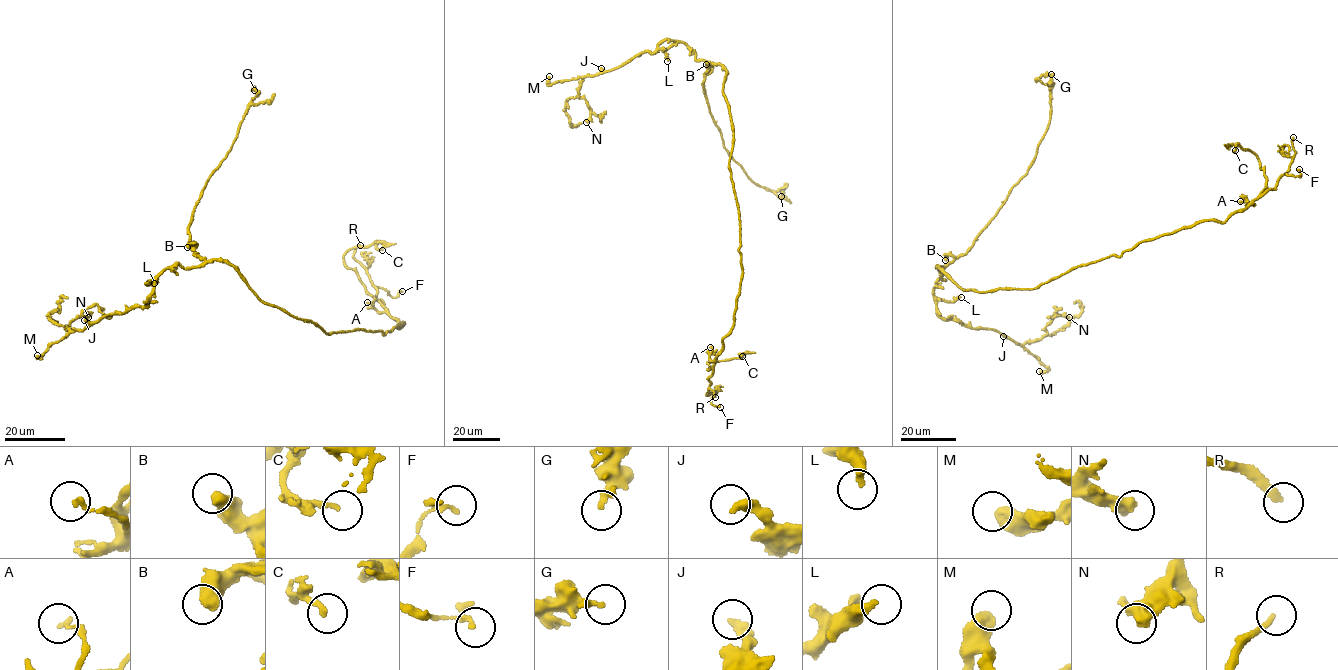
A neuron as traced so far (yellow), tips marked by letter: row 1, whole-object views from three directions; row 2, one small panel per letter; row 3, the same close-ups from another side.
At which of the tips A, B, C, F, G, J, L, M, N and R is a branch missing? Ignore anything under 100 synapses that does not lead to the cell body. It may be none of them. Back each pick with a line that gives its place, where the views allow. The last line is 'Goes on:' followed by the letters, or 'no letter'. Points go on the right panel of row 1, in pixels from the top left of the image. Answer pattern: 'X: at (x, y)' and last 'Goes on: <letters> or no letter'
R: at (1293, 137)
Goes on: R

